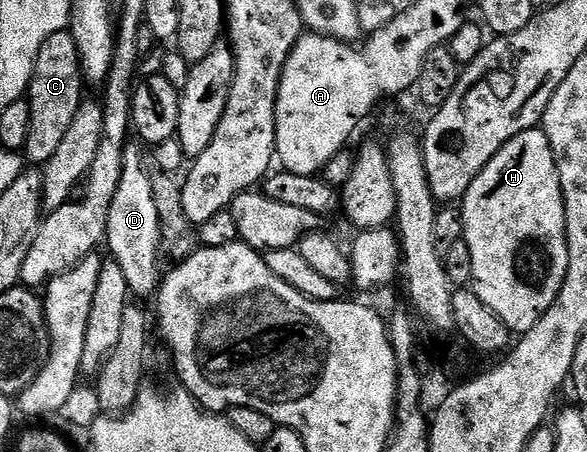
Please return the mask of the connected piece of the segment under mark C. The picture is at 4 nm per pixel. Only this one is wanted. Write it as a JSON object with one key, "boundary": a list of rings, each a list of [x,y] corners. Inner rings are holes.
{"boundary":[[[70,32],[53,35],[37,55],[31,84],[25,94],[25,99],[31,104],[29,139],[25,150],[28,162],[46,163],[50,157],[57,155],[57,147],[61,147],[61,139],[65,139],[65,131],[69,131],[84,100],[83,89],[85,90],[83,70],[79,68],[77,47],[71,42]]]}

